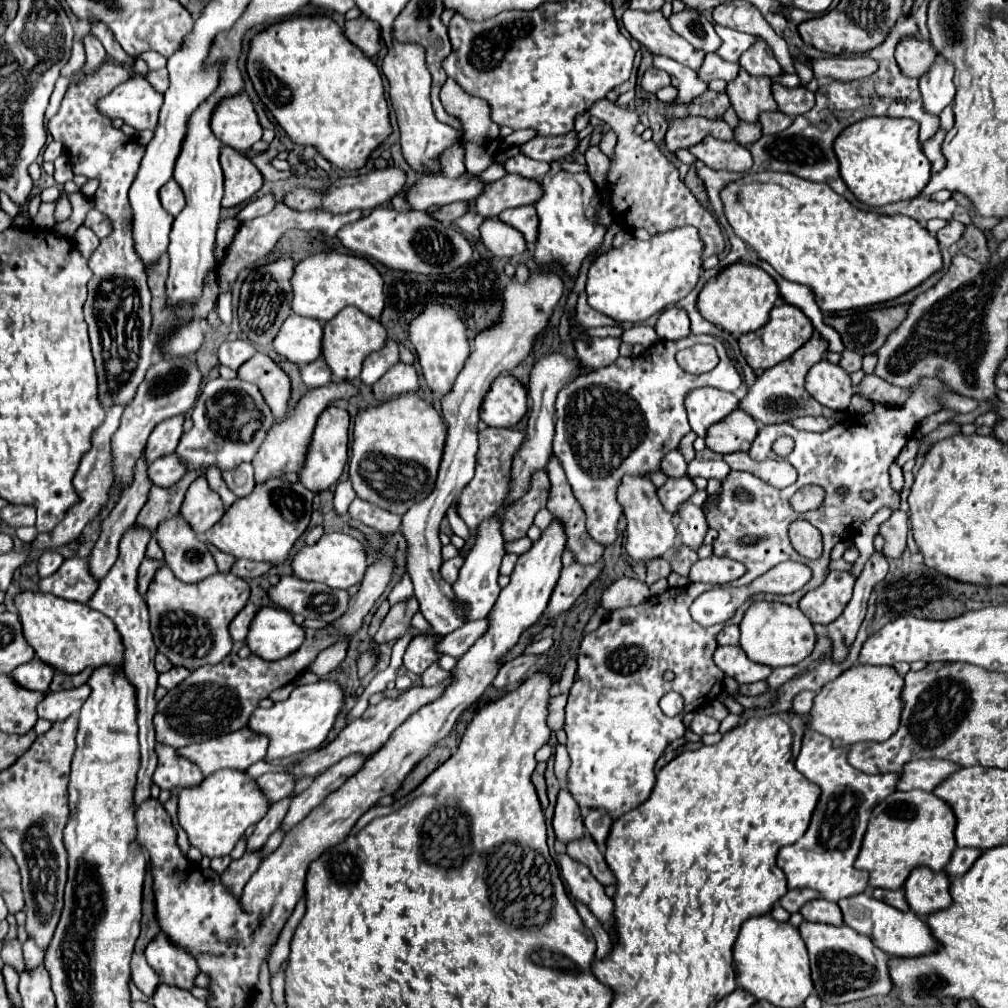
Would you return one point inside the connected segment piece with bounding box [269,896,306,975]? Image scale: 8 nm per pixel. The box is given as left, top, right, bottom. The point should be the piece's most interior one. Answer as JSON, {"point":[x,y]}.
{"point":[281,950]}

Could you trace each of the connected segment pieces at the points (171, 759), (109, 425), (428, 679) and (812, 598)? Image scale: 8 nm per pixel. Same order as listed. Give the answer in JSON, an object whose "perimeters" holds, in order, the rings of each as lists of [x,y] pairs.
{"perimeters":[[[[157,745],[159,753],[159,765],[153,775],[153,781],[161,789],[187,789],[187,787],[197,787],[203,781],[203,775],[197,765],[189,763],[187,759],[177,757],[177,751],[173,747]]],[[[113,405],[111,409],[107,409],[107,415],[105,415],[105,423],[95,431],[93,435],[93,447],[91,451],[81,459],[81,465],[77,469],[77,475],[73,479],[73,487],[77,491],[77,495],[81,497],[81,503],[77,503],[77,507],[73,507],[73,511],[69,511],[69,515],[65,517],[65,521],[61,521],[53,533],[45,535],[39,535],[35,541],[33,541],[33,547],[35,549],[47,549],[47,547],[59,547],[63,543],[69,543],[73,539],[79,537],[79,533],[83,531],[83,527],[95,519],[103,507],[103,503],[107,501],[107,491],[113,483],[113,455],[111,455],[111,437],[115,435],[115,431],[119,429],[121,425],[121,415],[123,415],[123,409],[125,405]]],[[[433,663],[433,667],[429,667],[429,669],[421,675],[421,679],[423,679],[423,685],[425,685],[425,687],[431,687],[431,685],[435,685],[439,683],[439,681],[445,680],[449,674],[450,672],[439,669],[437,663]]],[[[830,571],[827,579],[803,595],[799,609],[813,621],[827,625],[841,615],[851,599],[855,579],[847,571]]]]}

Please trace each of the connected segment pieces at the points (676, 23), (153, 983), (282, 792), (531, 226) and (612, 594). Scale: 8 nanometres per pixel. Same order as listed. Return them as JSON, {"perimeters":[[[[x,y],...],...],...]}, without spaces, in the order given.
{"perimeters":[[[[683,9],[681,13],[673,13],[669,23],[673,31],[679,33],[683,39],[687,39],[695,49],[711,53],[721,47],[721,39],[715,33],[713,23],[699,11]]],[[[137,953],[131,959],[131,979],[137,985],[137,989],[147,997],[151,997],[159,987],[159,975],[153,973],[151,967],[147,965],[145,957],[137,955]]],[[[265,773],[257,779],[257,783],[265,791],[269,801],[275,803],[277,799],[283,799],[293,793],[297,777],[289,775],[289,773]]],[[[533,205],[527,207],[513,207],[507,209],[499,215],[499,219],[511,227],[515,227],[517,231],[521,231],[525,235],[527,243],[533,243],[537,239],[537,227],[539,227],[539,217]]],[[[617,579],[613,585],[609,585],[601,597],[601,607],[607,611],[623,609],[629,605],[641,605],[645,599],[649,599],[649,587],[637,579]]]]}

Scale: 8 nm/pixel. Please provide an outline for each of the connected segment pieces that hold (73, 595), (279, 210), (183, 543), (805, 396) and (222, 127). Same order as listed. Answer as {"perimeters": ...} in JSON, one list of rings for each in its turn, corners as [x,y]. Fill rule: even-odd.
{"perimeters":[[[[79,557],[65,559],[59,571],[39,581],[41,593],[51,593],[67,601],[87,603],[89,595],[97,589],[97,583],[93,583],[93,577],[89,571],[85,571],[85,561]]],[[[277,203],[277,207],[275,207],[271,213],[241,223],[241,227],[239,227],[239,231],[237,231],[237,235],[235,235],[231,247],[225,251],[225,253],[227,253],[225,263],[217,267],[219,291],[225,291],[225,289],[229,291],[229,289],[233,289],[239,271],[245,269],[245,267],[249,267],[249,265],[255,263],[255,261],[259,261],[261,257],[265,257],[265,255],[275,247],[275,243],[279,241],[279,237],[281,237],[287,229],[305,229],[305,231],[309,231],[309,229],[323,229],[327,235],[337,235],[337,231],[339,231],[341,227],[345,227],[345,225],[349,225],[349,223],[353,223],[353,221],[359,221],[361,217],[363,217],[363,211],[359,211],[359,209],[357,209],[357,211],[349,211],[349,213],[339,213],[339,215],[333,215],[333,213],[325,211],[325,209],[313,209],[313,211],[303,211],[303,213],[301,213],[301,211],[293,211],[293,209],[287,207],[285,203]]],[[[173,515],[159,523],[157,543],[165,553],[165,563],[183,583],[197,583],[217,571],[213,555],[201,543],[183,515]]],[[[813,337],[809,343],[805,343],[805,347],[797,349],[793,357],[789,357],[787,361],[777,363],[775,367],[767,369],[763,375],[757,377],[755,385],[747,391],[747,395],[741,399],[739,407],[749,413],[757,423],[763,425],[773,425],[773,423],[787,423],[793,421],[797,417],[805,417],[805,415],[823,415],[823,417],[833,417],[833,419],[841,419],[839,411],[833,411],[821,403],[817,403],[807,391],[805,391],[805,377],[807,371],[823,359],[823,351],[827,349],[827,343],[821,337]]],[[[247,93],[225,99],[213,113],[211,129],[215,137],[237,151],[247,151],[261,139],[261,125]]]]}

